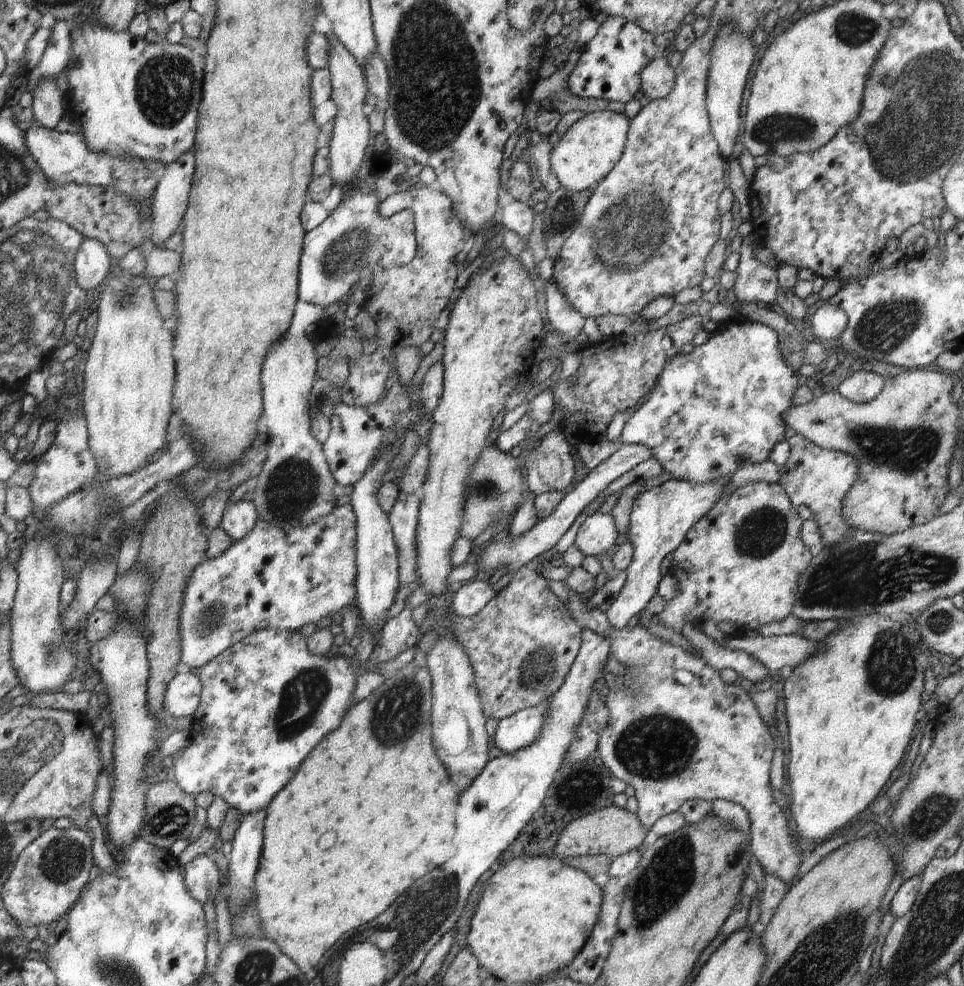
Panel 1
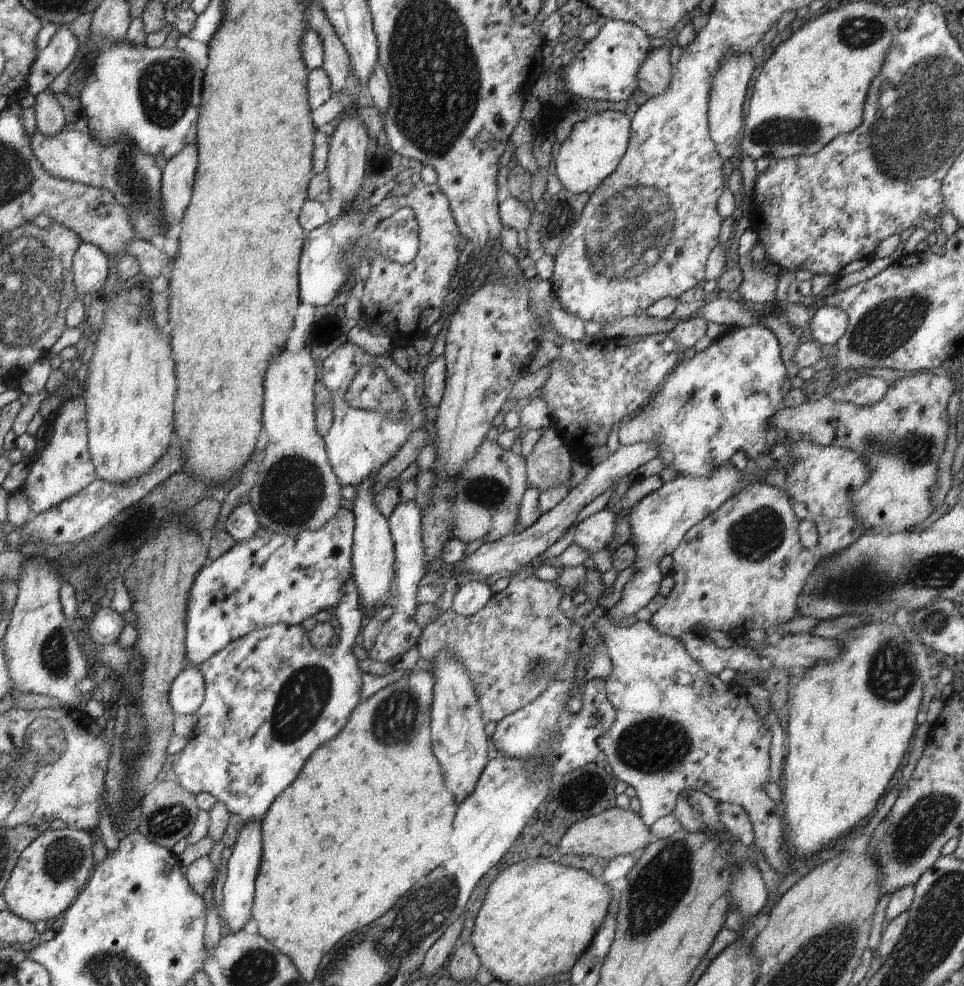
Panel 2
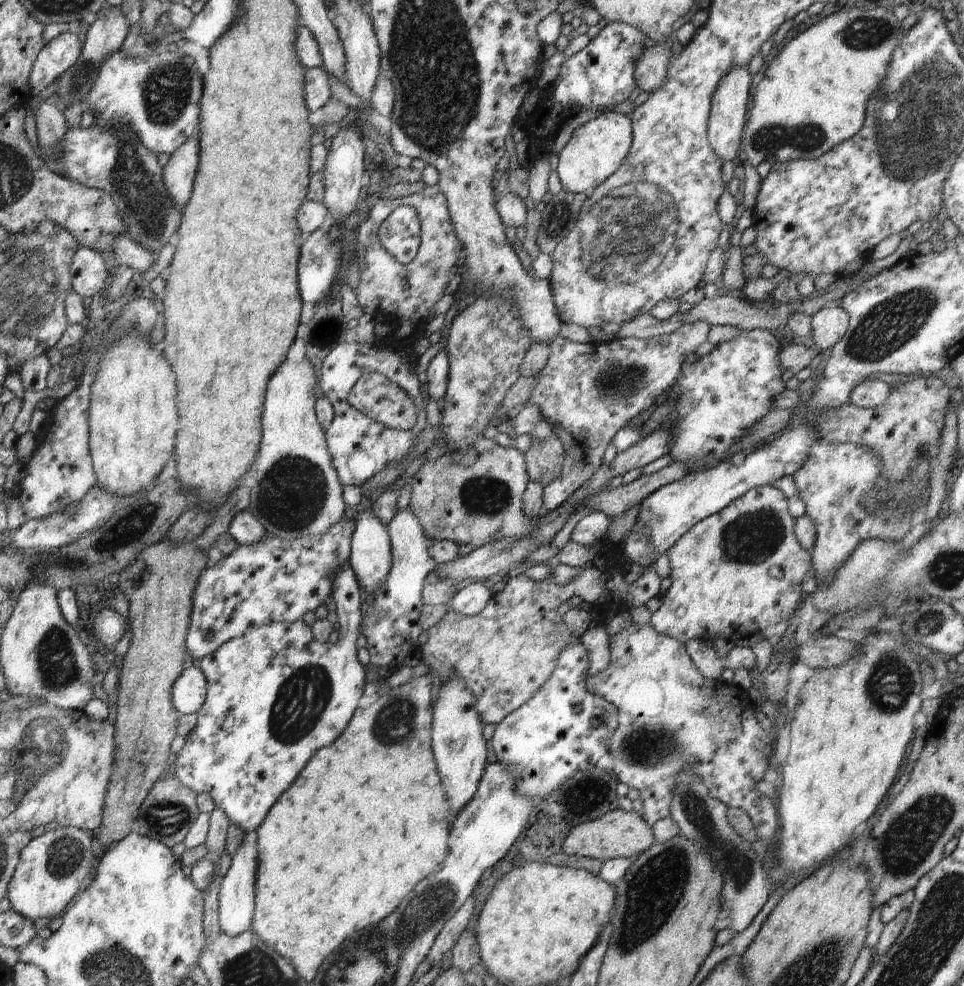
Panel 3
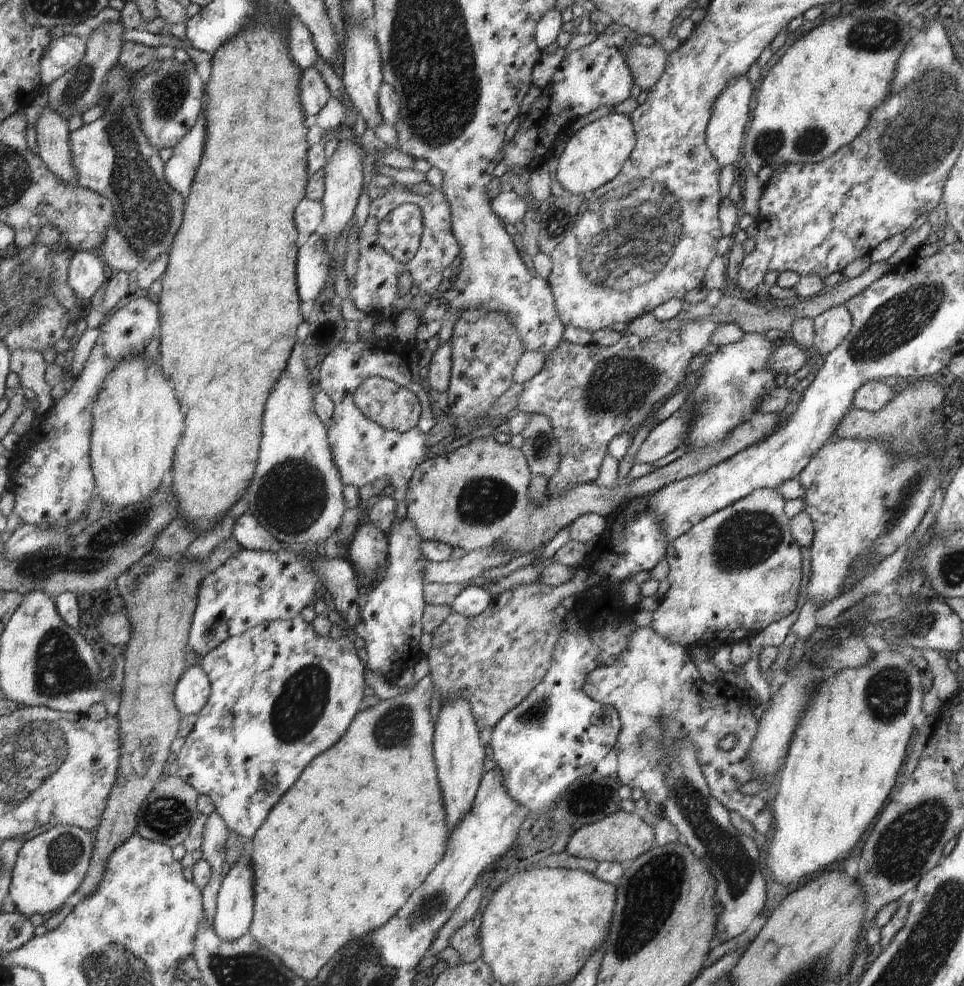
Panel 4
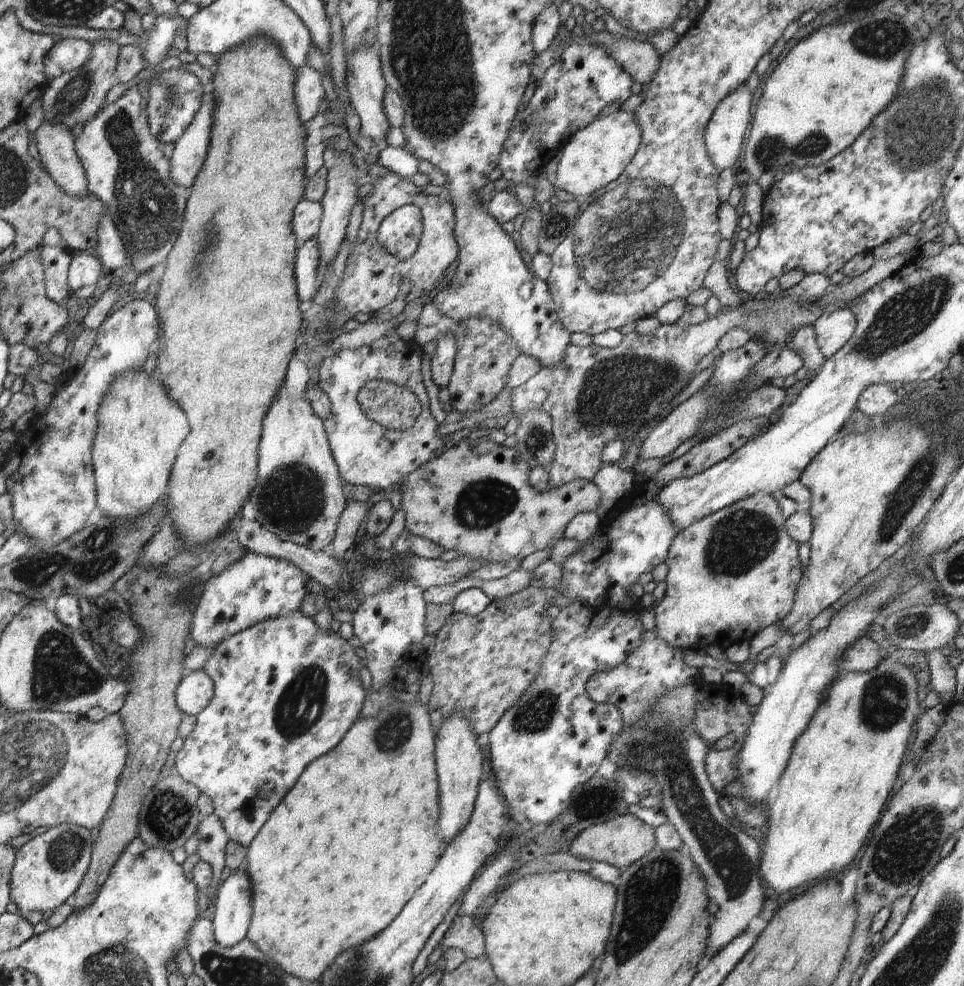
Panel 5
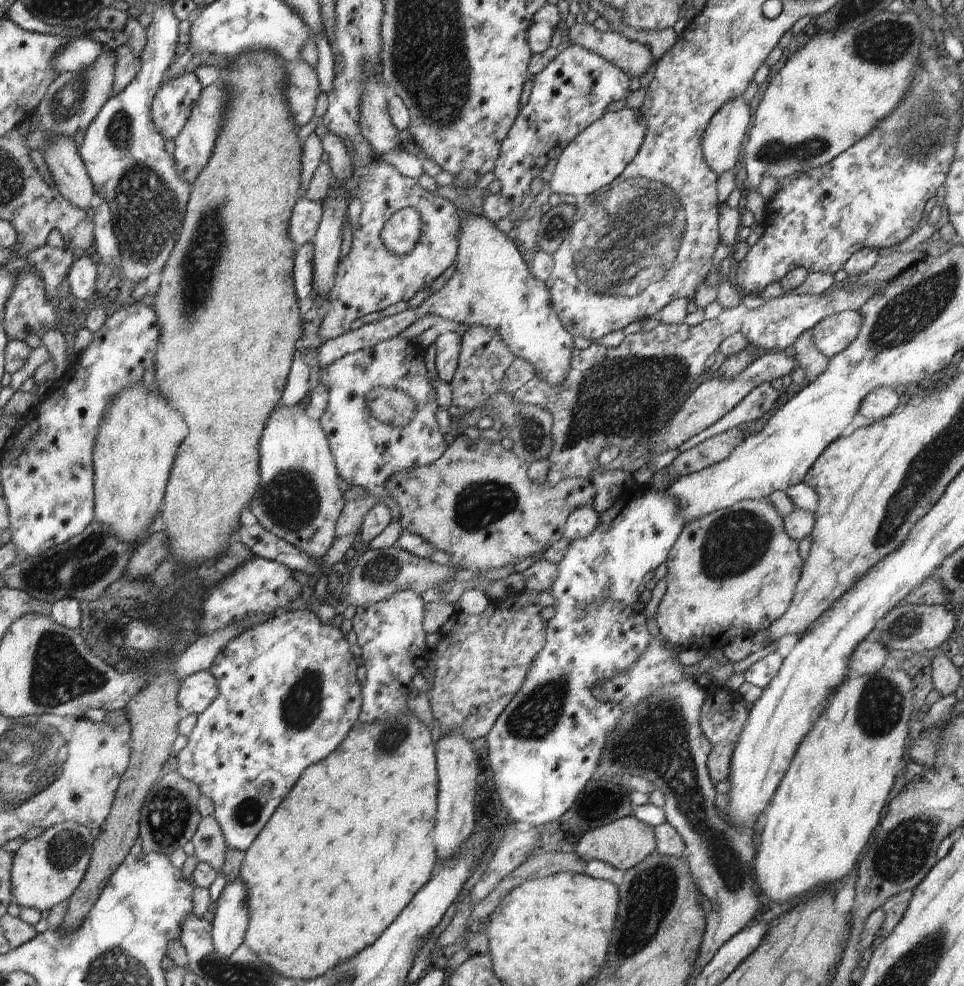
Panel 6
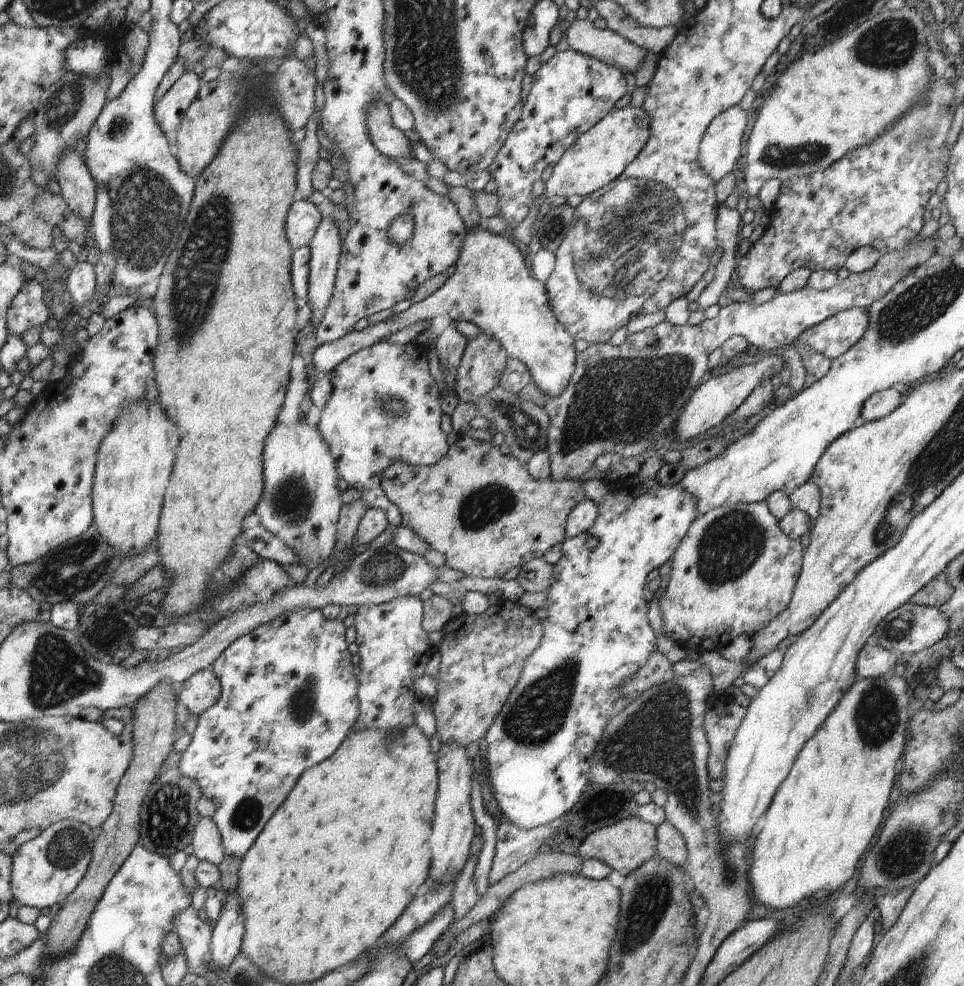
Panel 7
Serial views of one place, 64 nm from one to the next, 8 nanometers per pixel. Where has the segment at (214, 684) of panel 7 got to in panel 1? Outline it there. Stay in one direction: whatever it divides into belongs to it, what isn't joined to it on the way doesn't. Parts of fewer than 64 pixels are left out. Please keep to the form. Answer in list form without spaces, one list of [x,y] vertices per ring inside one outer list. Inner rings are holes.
[[[197,671],[177,674],[164,692],[164,710],[174,718],[192,716],[200,706],[202,683]]]

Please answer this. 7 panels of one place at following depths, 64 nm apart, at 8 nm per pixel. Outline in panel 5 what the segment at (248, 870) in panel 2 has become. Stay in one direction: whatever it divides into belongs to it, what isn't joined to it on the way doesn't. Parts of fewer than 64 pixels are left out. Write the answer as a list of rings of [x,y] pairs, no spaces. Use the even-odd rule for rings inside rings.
[[[238,868],[219,886],[214,911],[209,914],[214,938],[220,946],[232,948],[242,942],[252,918],[252,886],[245,868]]]

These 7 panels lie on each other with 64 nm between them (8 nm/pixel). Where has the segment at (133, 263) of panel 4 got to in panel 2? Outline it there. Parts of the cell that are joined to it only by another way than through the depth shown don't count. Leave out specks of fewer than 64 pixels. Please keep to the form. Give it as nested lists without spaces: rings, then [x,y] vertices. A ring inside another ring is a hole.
[[[136,239],[136,242],[126,244],[126,252],[122,254],[130,254],[134,256],[134,260],[138,262],[140,270],[152,278],[162,276],[162,270],[173,265],[173,259],[168,258],[162,250],[158,249],[152,242]]]

